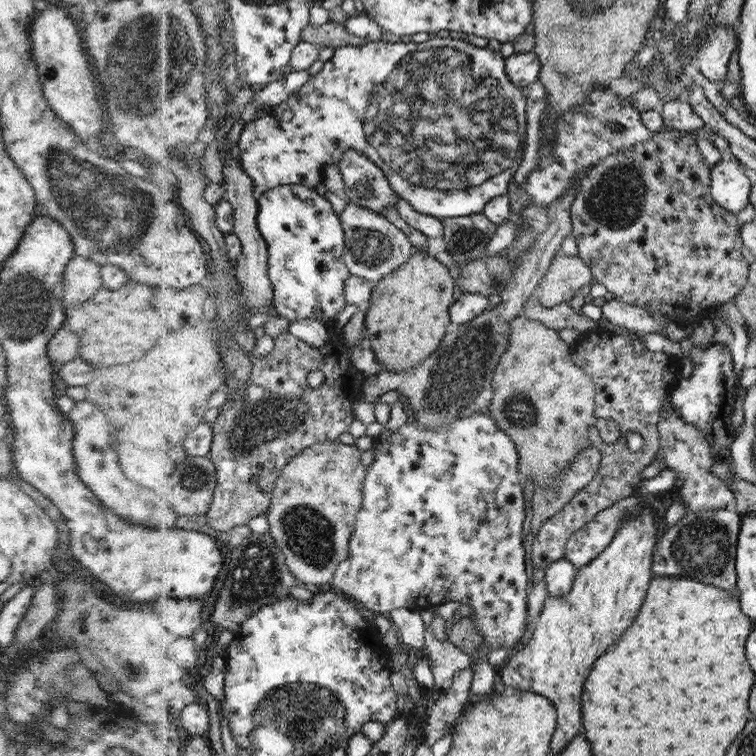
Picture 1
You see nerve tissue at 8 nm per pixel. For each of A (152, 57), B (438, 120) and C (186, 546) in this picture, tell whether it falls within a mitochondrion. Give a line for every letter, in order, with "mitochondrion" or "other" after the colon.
A: mitochondrion
B: mitochondrion
C: other

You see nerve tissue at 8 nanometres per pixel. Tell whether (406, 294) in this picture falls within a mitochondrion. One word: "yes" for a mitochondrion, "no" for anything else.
no

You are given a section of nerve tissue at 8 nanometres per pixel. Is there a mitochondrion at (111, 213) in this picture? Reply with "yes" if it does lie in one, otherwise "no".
yes

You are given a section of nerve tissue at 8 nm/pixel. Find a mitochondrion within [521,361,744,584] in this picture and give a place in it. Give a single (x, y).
(702, 546)

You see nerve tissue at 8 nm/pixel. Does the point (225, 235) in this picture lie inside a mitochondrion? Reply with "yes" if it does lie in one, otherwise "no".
no

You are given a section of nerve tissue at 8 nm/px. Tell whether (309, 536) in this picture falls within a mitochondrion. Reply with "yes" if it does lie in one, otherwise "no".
yes

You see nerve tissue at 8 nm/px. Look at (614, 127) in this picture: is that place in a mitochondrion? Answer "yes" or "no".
yes

